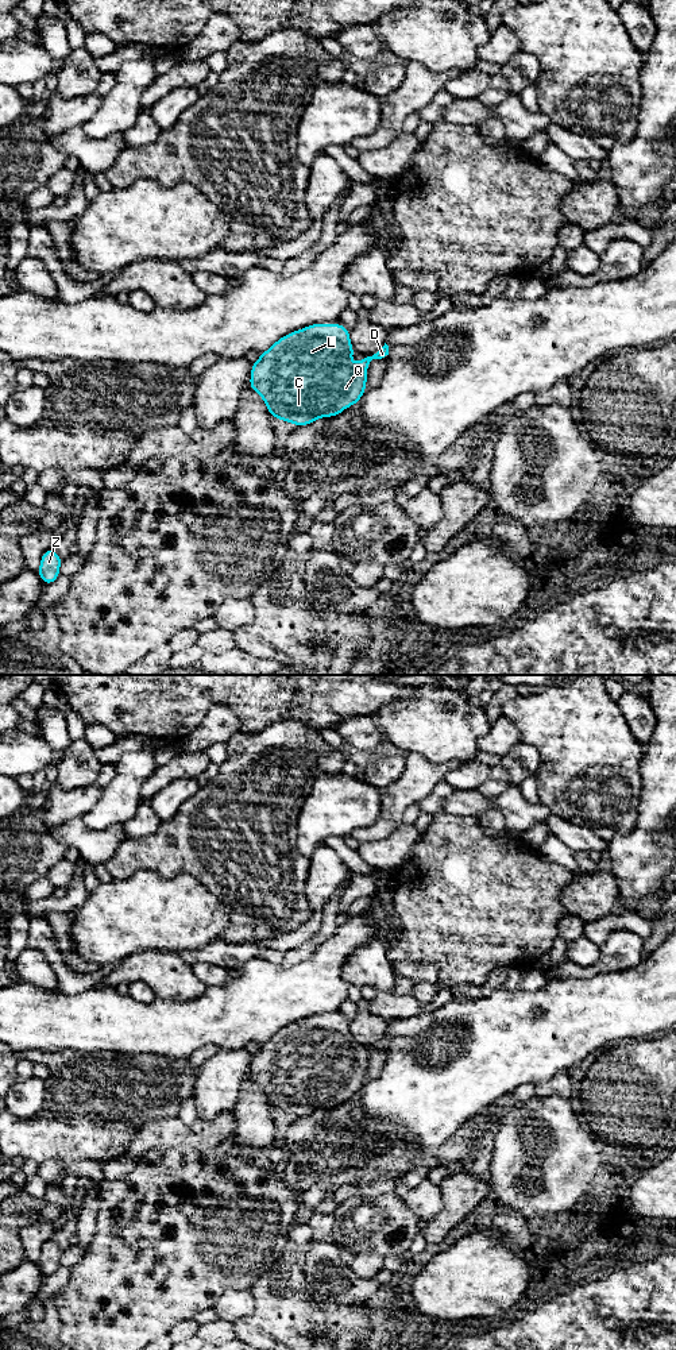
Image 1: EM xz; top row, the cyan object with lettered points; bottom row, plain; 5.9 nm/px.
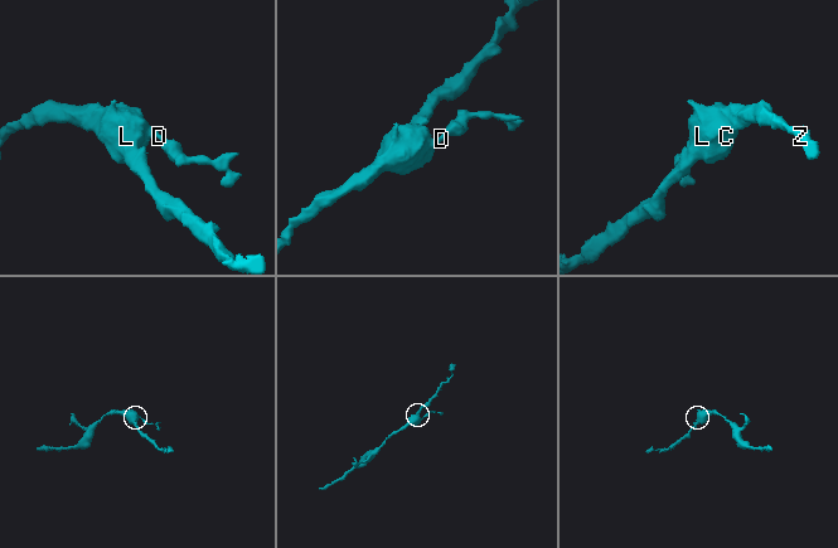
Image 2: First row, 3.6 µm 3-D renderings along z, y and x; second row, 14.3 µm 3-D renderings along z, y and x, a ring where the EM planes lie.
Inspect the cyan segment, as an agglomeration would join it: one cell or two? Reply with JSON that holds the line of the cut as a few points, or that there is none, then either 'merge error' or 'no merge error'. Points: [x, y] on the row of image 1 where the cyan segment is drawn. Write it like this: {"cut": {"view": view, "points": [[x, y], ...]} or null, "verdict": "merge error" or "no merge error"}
{"cut": null, "verdict": "no merge error"}

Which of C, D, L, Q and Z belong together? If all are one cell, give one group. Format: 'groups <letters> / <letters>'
groups C D L Q Z

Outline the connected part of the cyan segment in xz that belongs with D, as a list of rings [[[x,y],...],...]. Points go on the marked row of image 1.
[[[312,324],[293,331],[277,340],[260,358],[252,363],[250,386],[264,401],[271,417],[293,423],[297,427],[308,425],[320,417],[340,414],[355,405],[366,390],[367,367],[372,359],[385,360],[389,346],[362,362],[349,360],[354,356],[349,331],[341,324]]]

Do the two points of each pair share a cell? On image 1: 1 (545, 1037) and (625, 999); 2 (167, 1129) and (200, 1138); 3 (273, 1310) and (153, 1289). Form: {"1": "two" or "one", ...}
{"1": "one", "2": "one", "3": "two"}

